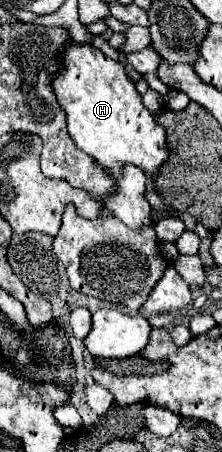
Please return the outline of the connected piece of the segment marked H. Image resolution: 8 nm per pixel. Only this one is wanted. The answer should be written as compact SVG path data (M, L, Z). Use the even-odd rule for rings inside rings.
M71 42L63 52L63 68L53 78L53 88L59 104L67 112L67 128L75 146L87 152L99 166L111 170L115 180L121 178L125 164L143 168L151 180L159 176L161 164L171 156L165 128L159 126L155 114L143 106L135 82L119 62L107 58L93 46Z

